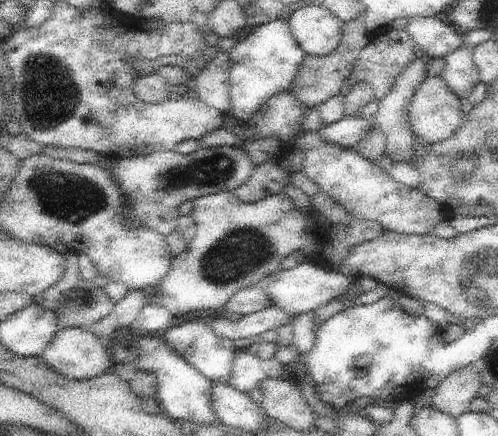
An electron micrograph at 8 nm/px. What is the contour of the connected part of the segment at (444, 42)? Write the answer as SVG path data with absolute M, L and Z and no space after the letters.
M438 16L414 17L405 28L415 46L428 58L446 58L462 46L462 33L453 25L445 24Z

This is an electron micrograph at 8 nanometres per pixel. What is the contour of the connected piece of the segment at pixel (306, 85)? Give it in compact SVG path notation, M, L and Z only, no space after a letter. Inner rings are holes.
M360 14L360 16L356 16L354 20L350 20L350 22L344 25L342 40L332 54L323 57L306 55L301 71L296 75L289 89L289 91L294 92L294 96L300 100L300 104L304 104L306 108L318 109L328 99L339 94L344 83L348 80L348 76L352 74L360 52L362 52L362 49L370 42L368 31L365 25L365 16Z

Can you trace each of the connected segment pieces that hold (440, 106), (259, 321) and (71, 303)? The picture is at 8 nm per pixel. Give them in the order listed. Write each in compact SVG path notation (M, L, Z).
M439 75L428 76L420 84L412 98L408 120L410 120L410 126L412 126L416 139L426 140L428 144L436 144L447 138L454 138L458 134L458 130L464 126L466 115L462 111L460 98L452 92L451 88L448 88L442 75Z
M271 306L243 316L237 321L229 320L227 314L221 313L207 323L214 330L216 336L229 338L236 344L244 344L256 340L259 334L264 334L268 330L277 329L286 323L291 323L294 318L296 316L290 316L288 312L282 312L280 308Z
M82 276L78 284L66 294L64 304L56 313L57 326L90 328L99 320L108 316L115 307L115 302L96 279L85 280Z

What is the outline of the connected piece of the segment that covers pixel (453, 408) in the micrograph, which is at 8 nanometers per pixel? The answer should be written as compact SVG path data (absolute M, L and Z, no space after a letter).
M473 363L455 370L444 378L432 398L432 406L457 418L470 411L470 404L478 396L478 388L482 386L482 379Z

